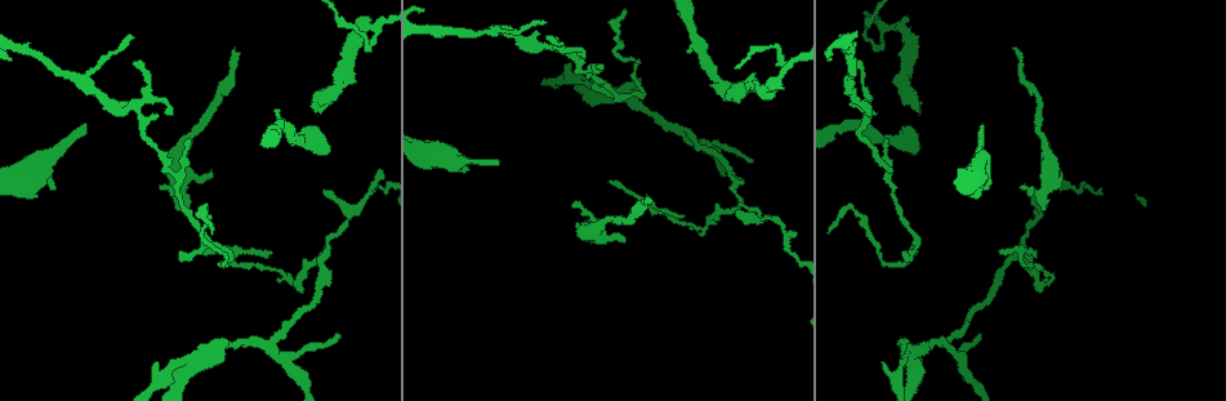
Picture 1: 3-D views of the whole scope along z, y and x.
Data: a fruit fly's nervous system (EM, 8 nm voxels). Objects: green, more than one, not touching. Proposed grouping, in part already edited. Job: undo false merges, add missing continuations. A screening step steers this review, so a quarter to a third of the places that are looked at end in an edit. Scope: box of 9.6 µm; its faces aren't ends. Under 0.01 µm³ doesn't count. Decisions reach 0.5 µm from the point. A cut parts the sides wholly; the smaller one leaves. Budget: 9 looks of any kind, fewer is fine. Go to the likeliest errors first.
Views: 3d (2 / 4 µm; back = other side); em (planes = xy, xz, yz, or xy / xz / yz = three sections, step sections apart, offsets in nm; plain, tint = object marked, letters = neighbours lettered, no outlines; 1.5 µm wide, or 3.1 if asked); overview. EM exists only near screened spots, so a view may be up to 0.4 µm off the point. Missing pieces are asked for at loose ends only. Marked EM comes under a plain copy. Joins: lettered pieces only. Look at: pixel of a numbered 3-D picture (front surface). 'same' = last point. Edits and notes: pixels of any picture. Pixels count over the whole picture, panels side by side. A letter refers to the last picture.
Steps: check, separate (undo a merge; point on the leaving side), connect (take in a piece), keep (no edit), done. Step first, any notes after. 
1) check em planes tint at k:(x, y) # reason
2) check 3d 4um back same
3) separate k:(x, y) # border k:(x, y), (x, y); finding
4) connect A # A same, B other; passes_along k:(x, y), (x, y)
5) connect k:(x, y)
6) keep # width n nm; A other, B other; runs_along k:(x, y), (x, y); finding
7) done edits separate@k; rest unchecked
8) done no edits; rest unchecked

check em planes tint at 1:(466, 170) # branch stops here

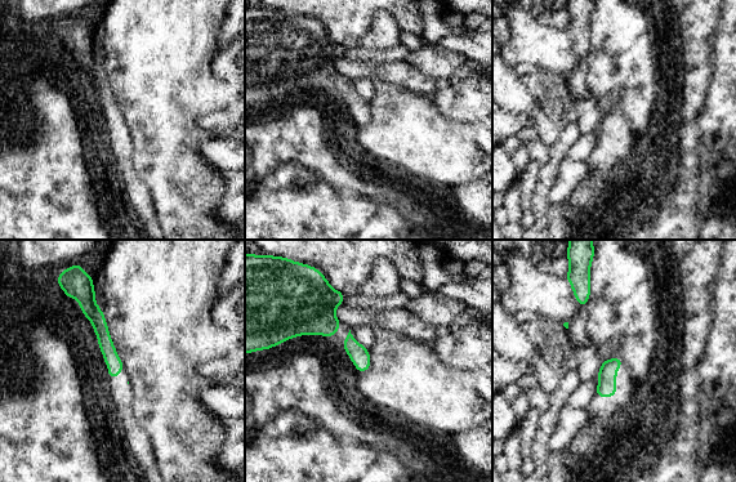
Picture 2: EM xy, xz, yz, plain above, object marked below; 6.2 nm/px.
check em planes letters same # what lies round it

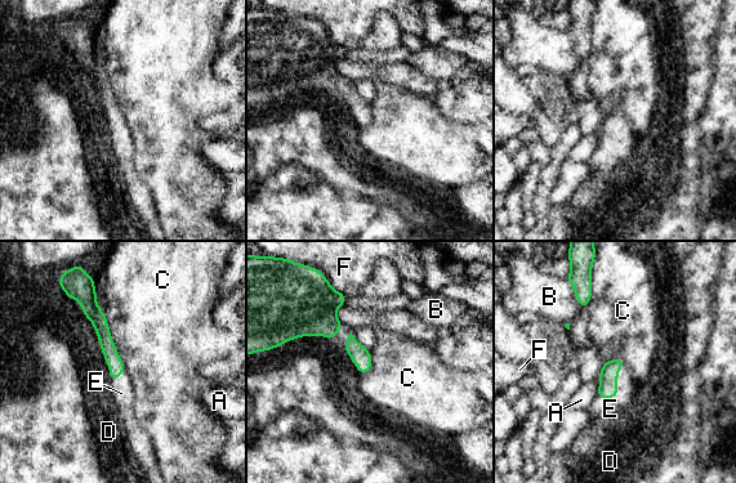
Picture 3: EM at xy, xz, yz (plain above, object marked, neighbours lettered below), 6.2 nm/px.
connect E # A other, B other, C other, D other, E same, F other; passes_along 3:(609, 375), (616, 392), (607, 410); the neuron continues

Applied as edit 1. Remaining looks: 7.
check overview # see it whole again

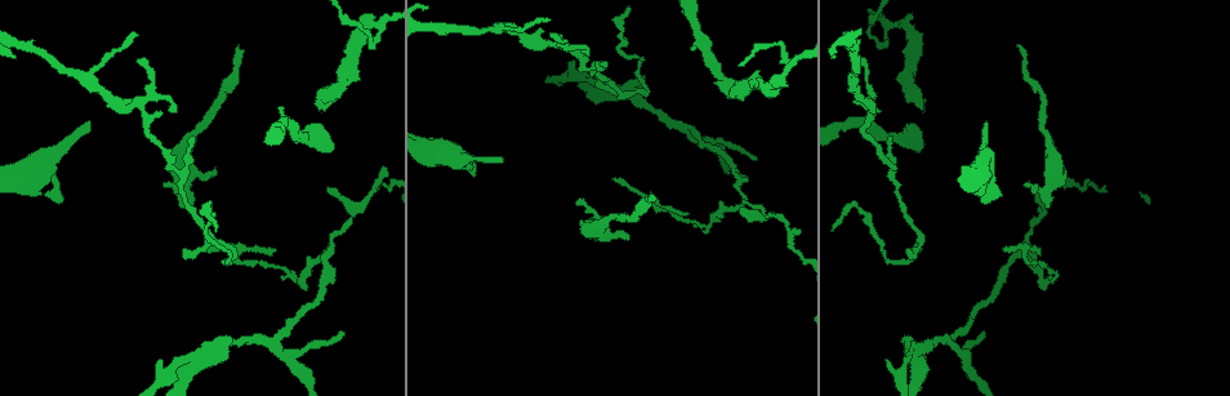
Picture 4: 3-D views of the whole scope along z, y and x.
check 3d 2um at 4:(260, 339) # arms part here

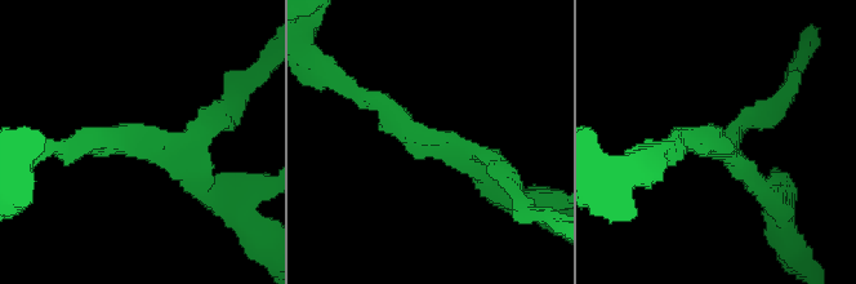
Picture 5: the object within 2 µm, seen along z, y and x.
check em planes letters at 5:(715, 141) # arms 3; now the EM

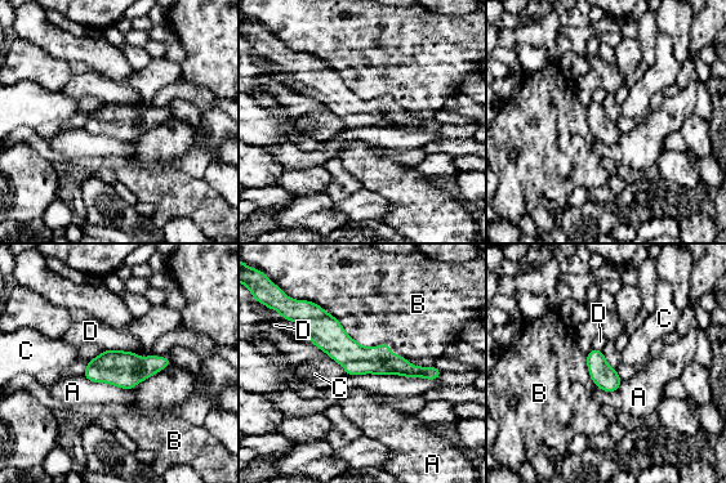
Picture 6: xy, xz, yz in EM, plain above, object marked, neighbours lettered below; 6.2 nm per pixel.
keep # width 150 nm; longest_contact B 650 nm; A other, B other, C other, D other; continuous, no second neuron

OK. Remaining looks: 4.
check 3d 4um back at 4:(887, 258) # abrupt turn

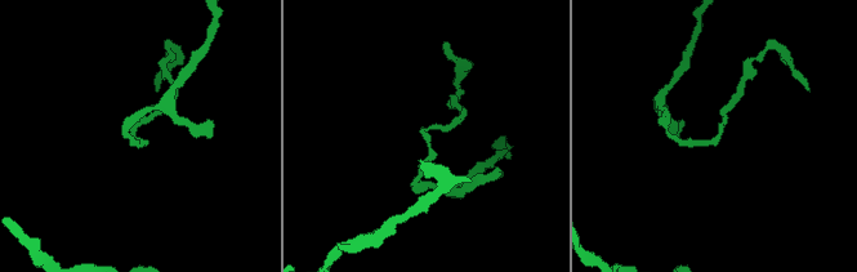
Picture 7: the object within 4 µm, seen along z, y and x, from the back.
check em xy step 8 tint at 7:(424, 131) # now the EM

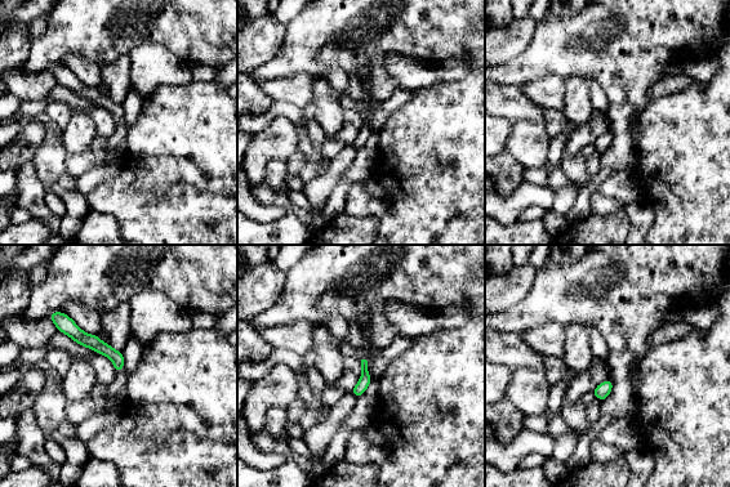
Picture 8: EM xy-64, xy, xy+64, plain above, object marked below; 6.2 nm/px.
check em planes letters same

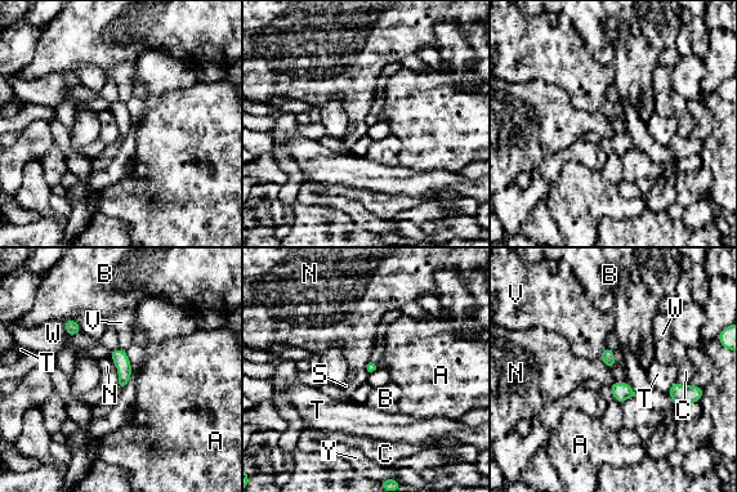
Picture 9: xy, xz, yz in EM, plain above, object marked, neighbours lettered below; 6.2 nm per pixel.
keep # longest_contact N 200 nm; A other, B other, C other, N other, S other, T other, V other, W other, Y other; border 9:(110, 357), (117, 372), (117, 387); all the same neuron

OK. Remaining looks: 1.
check em xy step 4 letters at 4:(193, 132) # thick turns thin

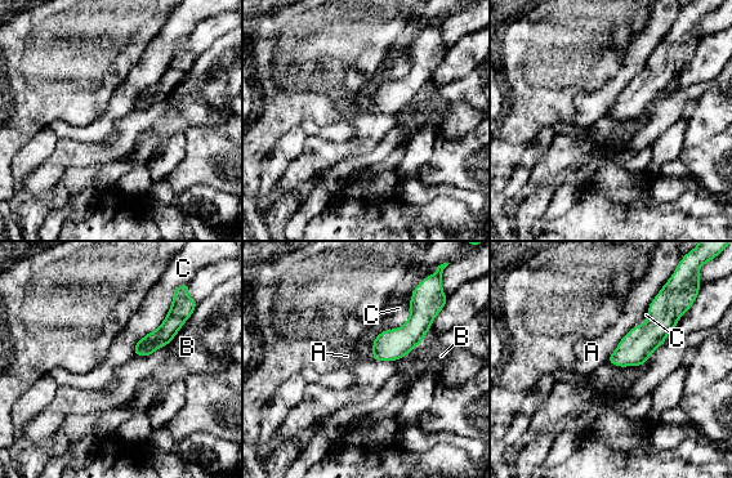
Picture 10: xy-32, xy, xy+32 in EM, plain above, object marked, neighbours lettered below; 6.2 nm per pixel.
keep # A other, B other, C other; border 10:(638, 324), (620, 340), (606, 361); one neuron here

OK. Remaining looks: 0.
done edits connect@3; rest unchecked

